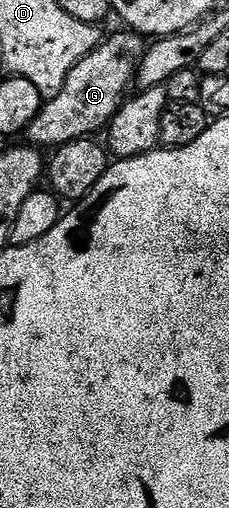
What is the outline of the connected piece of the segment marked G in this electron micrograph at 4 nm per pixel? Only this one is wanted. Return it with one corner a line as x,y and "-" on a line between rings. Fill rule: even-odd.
130,29
122,30
108,39
106,36
99,46
94,47
69,73
61,93
50,96
44,102
43,108
25,132
28,144
40,149
54,149
74,139
94,136
111,122
123,106
125,96
132,90
131,83
133,87
136,82
139,63
143,60
145,50
144,36

